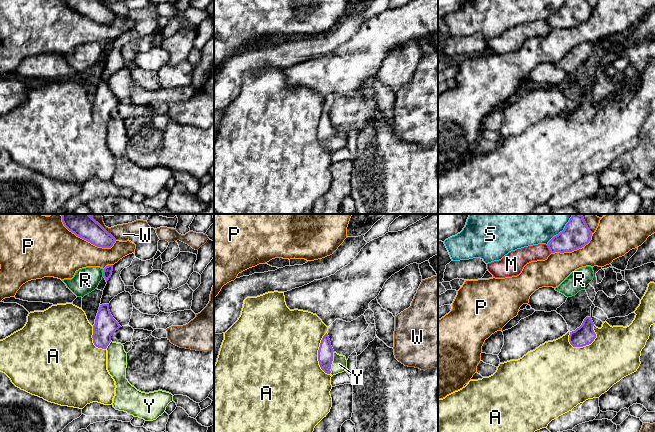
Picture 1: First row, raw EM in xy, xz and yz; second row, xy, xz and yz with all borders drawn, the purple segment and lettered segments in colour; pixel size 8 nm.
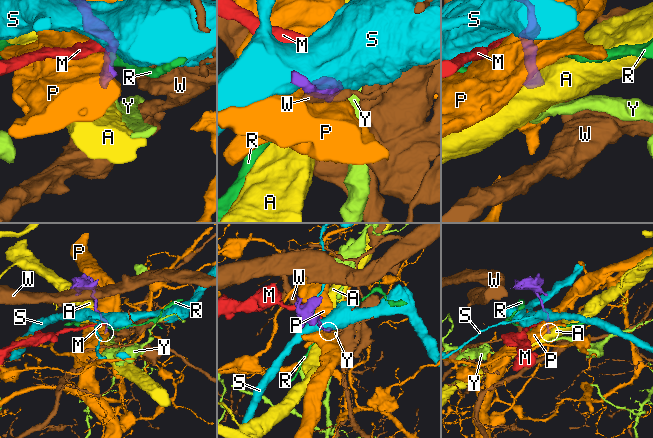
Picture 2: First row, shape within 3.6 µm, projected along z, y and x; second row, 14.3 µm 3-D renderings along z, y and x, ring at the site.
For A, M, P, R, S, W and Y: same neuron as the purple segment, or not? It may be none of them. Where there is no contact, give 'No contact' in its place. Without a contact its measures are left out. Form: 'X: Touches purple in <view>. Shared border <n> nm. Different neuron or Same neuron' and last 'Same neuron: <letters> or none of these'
A: Touches purple in yz. Shared border 260 nm. Different neuron
M: Touches purple in yz. Shared border 80 nm. Different neuron
P: Touches purple in xy. Shared border 500 nm. Different neuron
R: Touches purple in xy. Shared border 70 nm. Different neuron
S: Touches purple in yz. Shared border 340 nm. Different neuron
W: Touches purple in xy. Shared border 300 nm. Different neuron
Y: Touches purple in xz. Shared border 190 nm. Same neuron
Same neuron: Y

